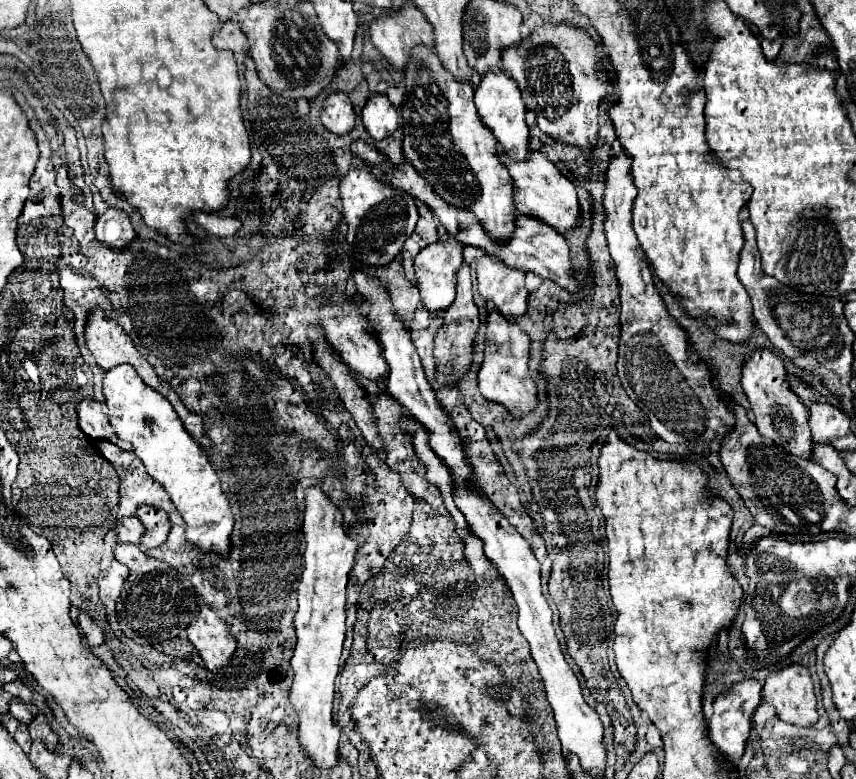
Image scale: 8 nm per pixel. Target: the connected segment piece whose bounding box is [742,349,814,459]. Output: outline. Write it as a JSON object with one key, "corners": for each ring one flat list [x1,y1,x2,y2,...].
{"corners":[[756,349,744,363,742,371,742,389,750,401,750,407,756,415,756,427,762,437,772,439,784,451,812,459,812,437,808,431,808,409,800,403,798,395,786,385,786,371,782,359,770,349]]}

